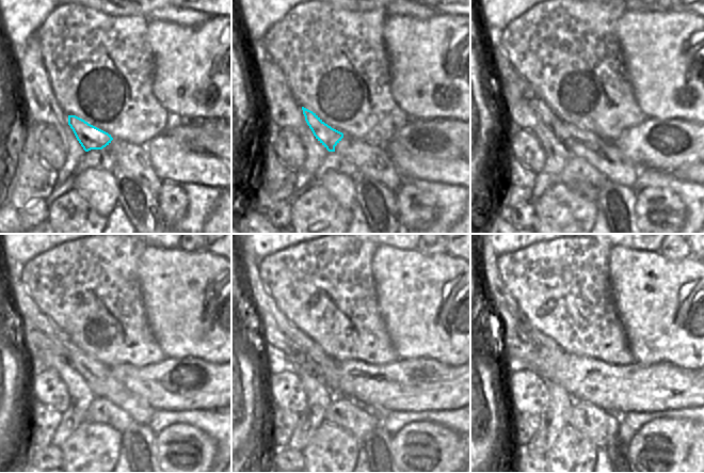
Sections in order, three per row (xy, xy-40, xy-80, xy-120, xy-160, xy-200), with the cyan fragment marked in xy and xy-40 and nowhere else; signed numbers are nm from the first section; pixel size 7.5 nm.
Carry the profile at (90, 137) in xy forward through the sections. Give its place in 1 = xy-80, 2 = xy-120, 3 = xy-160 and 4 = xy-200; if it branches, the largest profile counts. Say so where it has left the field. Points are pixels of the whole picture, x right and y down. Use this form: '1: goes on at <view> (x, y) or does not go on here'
1: goes on at xy-80 (548, 117)
2: goes on at xy-120 (34, 340)
3: goes on at xy-160 (271, 335)
4: goes on at xy-200 (510, 330)

